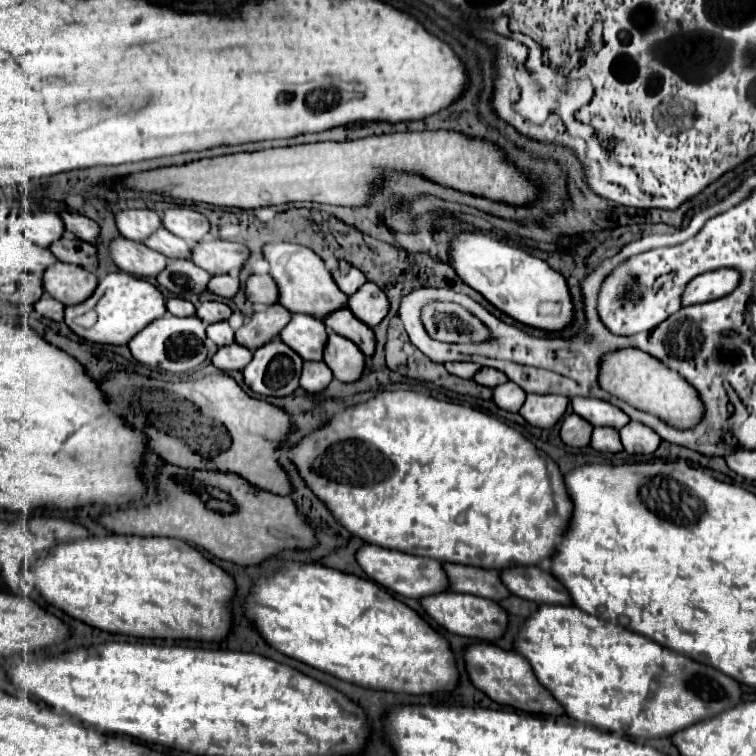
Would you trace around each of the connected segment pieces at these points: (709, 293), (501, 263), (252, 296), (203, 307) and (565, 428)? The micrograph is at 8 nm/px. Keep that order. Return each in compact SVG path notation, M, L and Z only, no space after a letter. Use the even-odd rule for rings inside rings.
M718 268L714 272L700 274L694 278L682 296L682 304L698 304L698 302L710 302L716 298L722 298L730 294L738 286L738 272L734 268Z
M476 232L458 236L452 242L452 264L468 286L520 324L546 332L560 332L574 320L574 304L564 276L552 270L544 260L516 246L508 246L494 234Z
M270 274L250 276L246 282L246 298L256 306L270 306L278 302L278 286Z
M204 302L198 306L196 316L204 322L204 324L216 324L222 320L228 320L232 316L232 310L222 304L222 302Z
M570 414L562 420L562 428L560 428L560 438L564 444L574 446L574 448L584 448L590 444L590 436L592 436L594 426L590 422L586 422L582 416L578 414Z

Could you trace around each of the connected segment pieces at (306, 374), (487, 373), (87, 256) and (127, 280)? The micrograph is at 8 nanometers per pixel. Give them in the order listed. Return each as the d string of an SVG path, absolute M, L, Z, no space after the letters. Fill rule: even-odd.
M304 362L300 386L306 392L322 392L332 382L332 370L324 362Z
M482 368L482 370L474 376L474 380L476 380L478 384L482 384L482 386L496 388L498 384L508 382L508 376L506 376L504 372L500 372L500 370L496 370L496 368Z
M64 236L62 240L58 240L54 244L54 256L60 262L78 264L78 266L88 268L88 270L96 270L96 266L98 266L96 248L88 242L82 242L82 240L72 238L72 236Z
M114 272L108 274L106 278L100 280L94 296L90 300L78 304L78 306L68 306L66 308L66 324L68 328L78 334L80 338L96 344L114 344L114 346L124 346L128 344L142 328L146 328L150 322L162 318L166 314L166 298L162 292L148 280L136 278L126 272ZM88 310L98 312L98 322L92 328L82 328L74 322L74 318L82 316Z

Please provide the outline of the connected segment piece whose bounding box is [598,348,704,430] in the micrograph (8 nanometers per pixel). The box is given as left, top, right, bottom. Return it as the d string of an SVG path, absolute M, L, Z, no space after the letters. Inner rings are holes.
M624 348L606 352L602 356L600 376L598 384L604 392L610 392L612 396L628 402L630 406L650 412L656 418L664 420L666 424L678 428L678 430L690 430L698 426L704 418L704 404L700 400L698 390L694 390L692 384L684 380L684 376L678 376L678 372L666 368L662 360L654 360L654 356L638 350L638 348Z

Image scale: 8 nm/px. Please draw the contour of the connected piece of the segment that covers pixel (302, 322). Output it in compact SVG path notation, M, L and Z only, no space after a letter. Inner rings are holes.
M292 314L292 320L280 332L280 338L294 352L298 352L302 360L322 360L328 334L322 320L314 320L312 316L304 314Z

